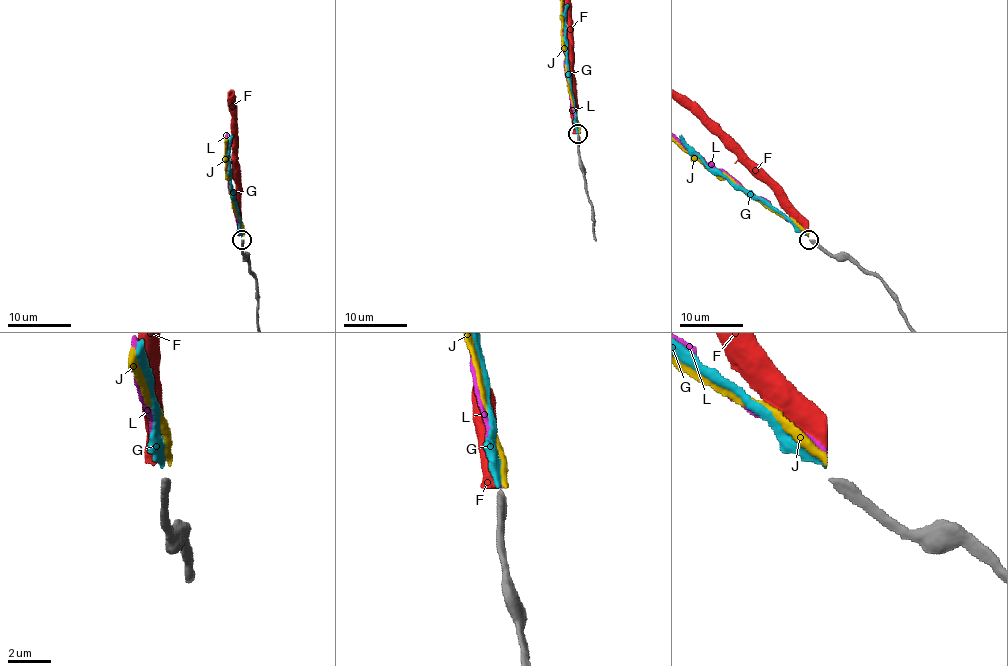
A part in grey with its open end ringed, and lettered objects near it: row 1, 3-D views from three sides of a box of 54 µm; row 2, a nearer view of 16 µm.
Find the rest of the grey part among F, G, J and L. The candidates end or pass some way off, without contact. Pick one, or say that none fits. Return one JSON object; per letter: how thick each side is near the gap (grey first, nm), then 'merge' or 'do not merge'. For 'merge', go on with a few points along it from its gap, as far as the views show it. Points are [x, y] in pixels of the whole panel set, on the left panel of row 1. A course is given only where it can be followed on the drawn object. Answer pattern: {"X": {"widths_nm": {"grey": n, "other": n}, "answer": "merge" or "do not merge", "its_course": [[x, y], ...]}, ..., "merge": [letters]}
{"F": {"widths_nm": {"grey": 360, "other": 400}, "answer": "do not merge"}, "G": {"widths_nm": {"grey": 360, "other": 360}, "answer": "do not merge"}, "J": {"widths_nm": {"grey": 360, "other": 280}, "answer": "do not merge"}, "L": {"widths_nm": {"grey": 360, "other": 240}, "answer": "do not merge"}, "merge": []}

